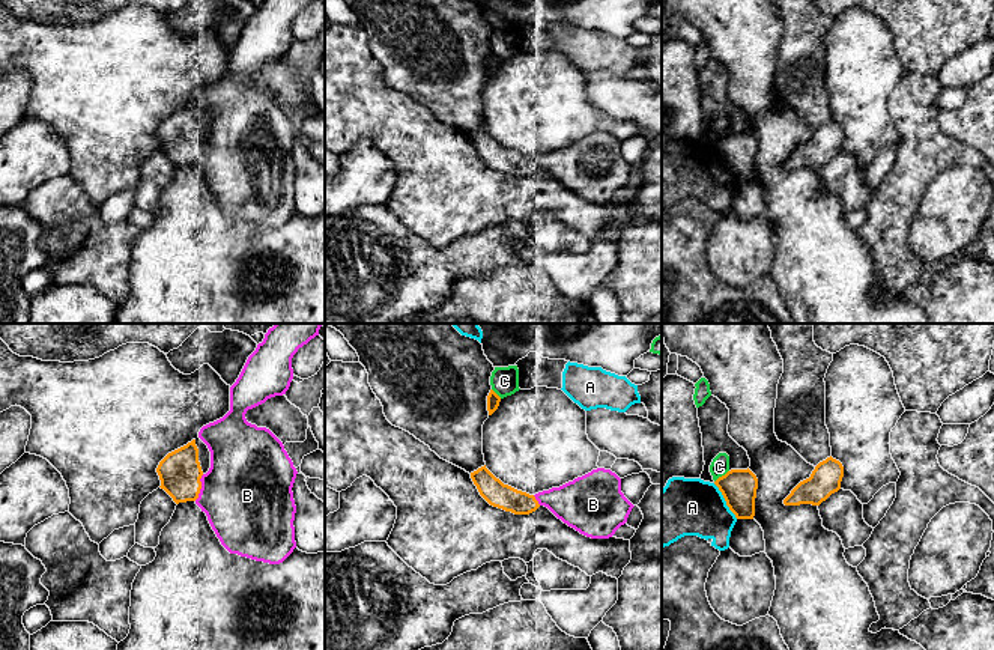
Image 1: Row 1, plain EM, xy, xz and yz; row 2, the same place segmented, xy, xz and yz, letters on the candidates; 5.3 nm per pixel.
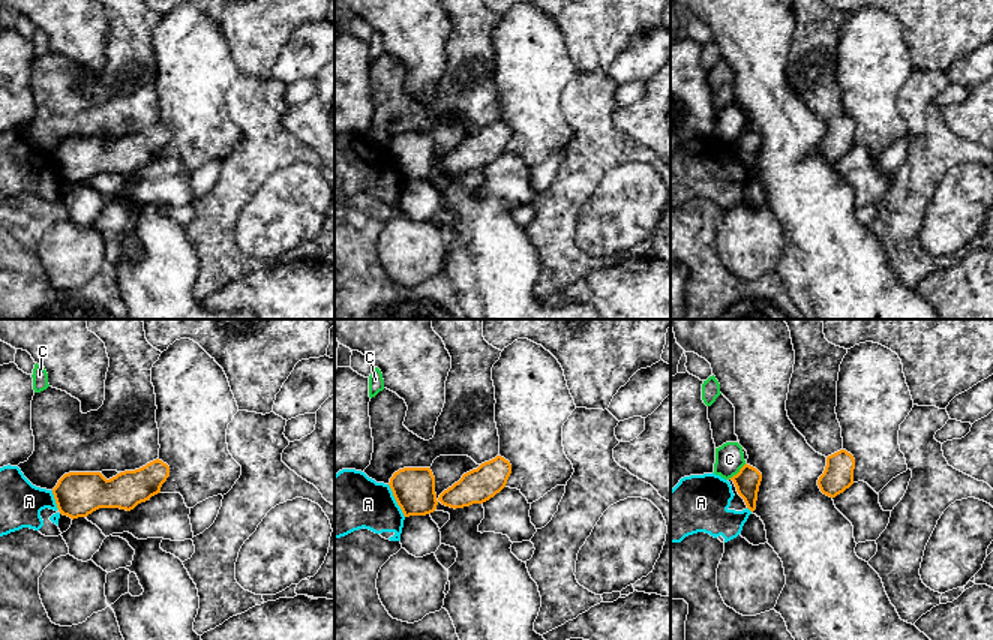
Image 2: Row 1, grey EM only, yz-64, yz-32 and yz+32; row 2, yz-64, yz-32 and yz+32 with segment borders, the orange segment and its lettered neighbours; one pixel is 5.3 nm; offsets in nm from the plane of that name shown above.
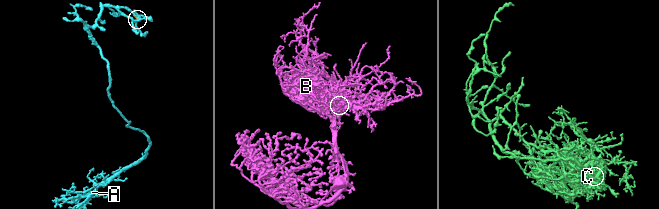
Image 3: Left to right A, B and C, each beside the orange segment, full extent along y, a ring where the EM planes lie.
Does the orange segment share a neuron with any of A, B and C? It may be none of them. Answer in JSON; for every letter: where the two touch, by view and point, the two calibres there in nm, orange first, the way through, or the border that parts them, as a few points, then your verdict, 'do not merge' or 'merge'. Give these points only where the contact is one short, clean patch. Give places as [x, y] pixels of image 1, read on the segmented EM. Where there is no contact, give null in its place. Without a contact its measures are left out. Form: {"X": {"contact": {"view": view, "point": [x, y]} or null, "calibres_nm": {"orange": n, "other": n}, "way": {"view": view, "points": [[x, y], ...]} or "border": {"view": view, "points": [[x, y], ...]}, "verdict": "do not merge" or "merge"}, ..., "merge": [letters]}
{"A": {"contact": {"view": "yz", "point": [725, 500]}, "calibres_nm": {"orange": 190, "other": 300}, "border": {"view": "yz", "points": [[713, 483], [737, 518]]}, "verdict": "do not merge"}, "B": {"contact": {"view": "xy", "point": [200, 488]}, "calibres_nm": {"orange": 220, "other": 480}, "verdict": "merge"}, "C": {"contact": {"view": "yz", "point": [722, 476]}, "calibres_nm": {"orange": 190, "other": 100}, "border": {"view": "yz", "points": [[728, 470], [715, 482]]}, "verdict": "do not merge"}, "merge": ["B"]}

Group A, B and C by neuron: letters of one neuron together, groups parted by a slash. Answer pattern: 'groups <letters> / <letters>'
groups A / B / C

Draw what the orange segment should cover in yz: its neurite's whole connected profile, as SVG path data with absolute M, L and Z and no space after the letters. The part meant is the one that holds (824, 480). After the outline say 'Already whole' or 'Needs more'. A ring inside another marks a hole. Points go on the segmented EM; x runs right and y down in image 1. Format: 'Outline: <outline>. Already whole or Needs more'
Outline: M832 456L820 462L811 477L800 481L783 500L785 506L812 504L820 506L832 494L841 489L844 466Z. Already whole

